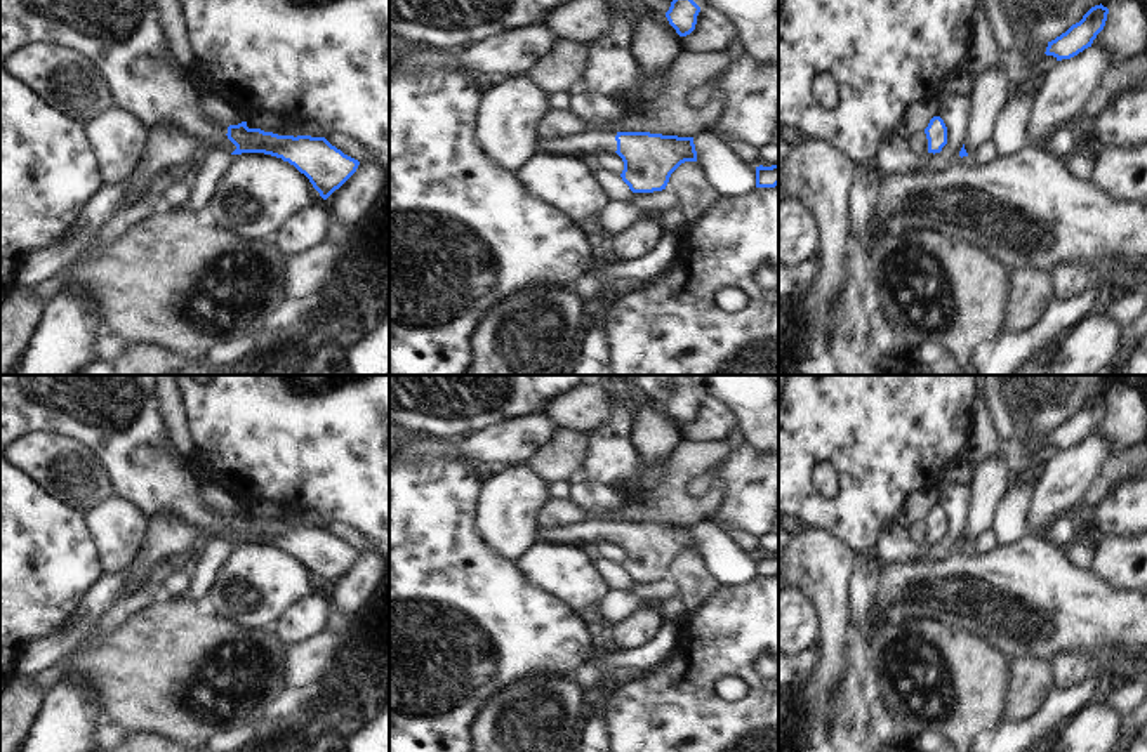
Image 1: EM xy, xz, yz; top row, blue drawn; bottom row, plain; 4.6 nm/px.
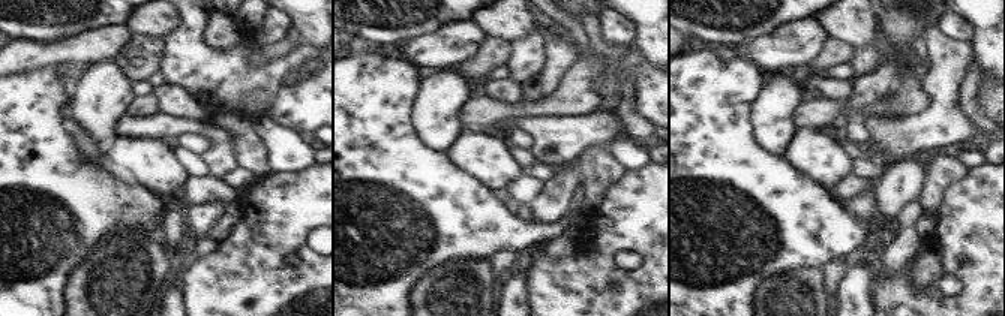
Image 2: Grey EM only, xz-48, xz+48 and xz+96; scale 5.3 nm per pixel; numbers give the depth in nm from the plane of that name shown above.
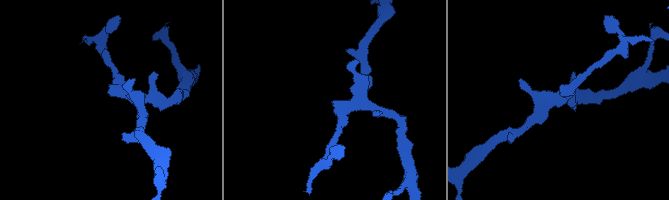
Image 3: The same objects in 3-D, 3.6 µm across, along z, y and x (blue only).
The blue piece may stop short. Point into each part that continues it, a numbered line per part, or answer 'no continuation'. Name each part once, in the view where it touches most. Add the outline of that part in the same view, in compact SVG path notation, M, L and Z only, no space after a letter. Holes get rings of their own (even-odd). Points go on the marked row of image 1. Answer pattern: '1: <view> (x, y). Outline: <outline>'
1: xz (581, 145). Outline: M584 132L568 139L539 141L540 153L584 156L587 153L615 153L615 132Z

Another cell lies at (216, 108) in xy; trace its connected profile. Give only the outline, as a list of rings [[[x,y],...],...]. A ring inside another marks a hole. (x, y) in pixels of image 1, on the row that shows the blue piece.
[[[212,92],[200,94],[200,106],[205,116],[219,125],[229,127],[245,122],[242,113],[229,101]]]

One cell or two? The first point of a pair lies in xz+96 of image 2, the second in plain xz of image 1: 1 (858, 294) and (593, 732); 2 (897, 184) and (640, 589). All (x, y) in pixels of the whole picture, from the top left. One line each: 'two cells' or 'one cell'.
1: one cell
2: two cells

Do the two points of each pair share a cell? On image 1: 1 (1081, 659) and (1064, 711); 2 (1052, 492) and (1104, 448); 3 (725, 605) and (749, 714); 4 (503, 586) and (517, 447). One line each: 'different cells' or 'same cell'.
1: different cells
2: same cell
3: same cell
4: different cells

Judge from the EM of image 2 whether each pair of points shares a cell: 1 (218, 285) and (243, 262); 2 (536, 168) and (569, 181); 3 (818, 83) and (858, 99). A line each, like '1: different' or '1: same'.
1: same
2: different
3: different

